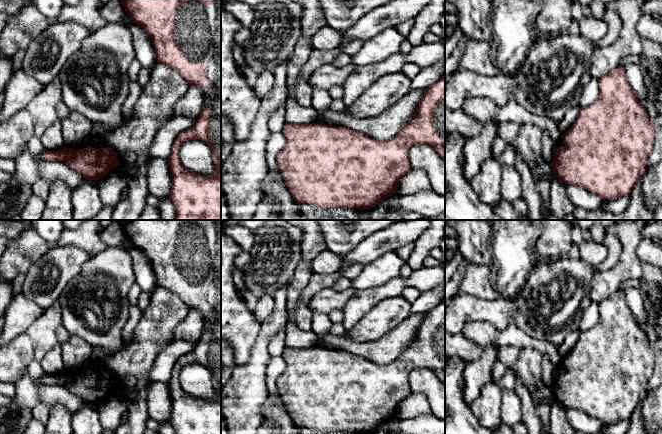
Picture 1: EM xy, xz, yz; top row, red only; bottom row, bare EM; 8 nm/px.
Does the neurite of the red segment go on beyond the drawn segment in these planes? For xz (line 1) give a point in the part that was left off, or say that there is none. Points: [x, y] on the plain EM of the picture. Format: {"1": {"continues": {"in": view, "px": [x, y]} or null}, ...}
{"1": {"continues": {"in": "xz", "px": [440, 335]}}}

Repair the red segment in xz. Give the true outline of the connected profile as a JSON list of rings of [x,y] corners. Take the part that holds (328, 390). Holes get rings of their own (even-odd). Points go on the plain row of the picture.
[[[445,300],[425,313],[416,336],[400,356],[388,365],[380,366],[366,358],[344,350],[327,349],[317,345],[312,348],[286,347],[282,354],[285,371],[277,379],[278,392],[297,428],[320,432],[355,432],[369,434],[397,415],[399,404],[411,393],[409,375],[415,368],[427,368],[445,385]]]

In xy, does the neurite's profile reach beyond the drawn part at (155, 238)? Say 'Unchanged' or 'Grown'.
Grown

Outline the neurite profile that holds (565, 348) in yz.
[[[580,329],[571,332],[567,335],[563,343],[557,347],[561,359],[563,359],[566,355],[568,355],[571,352],[581,332],[582,331]]]

